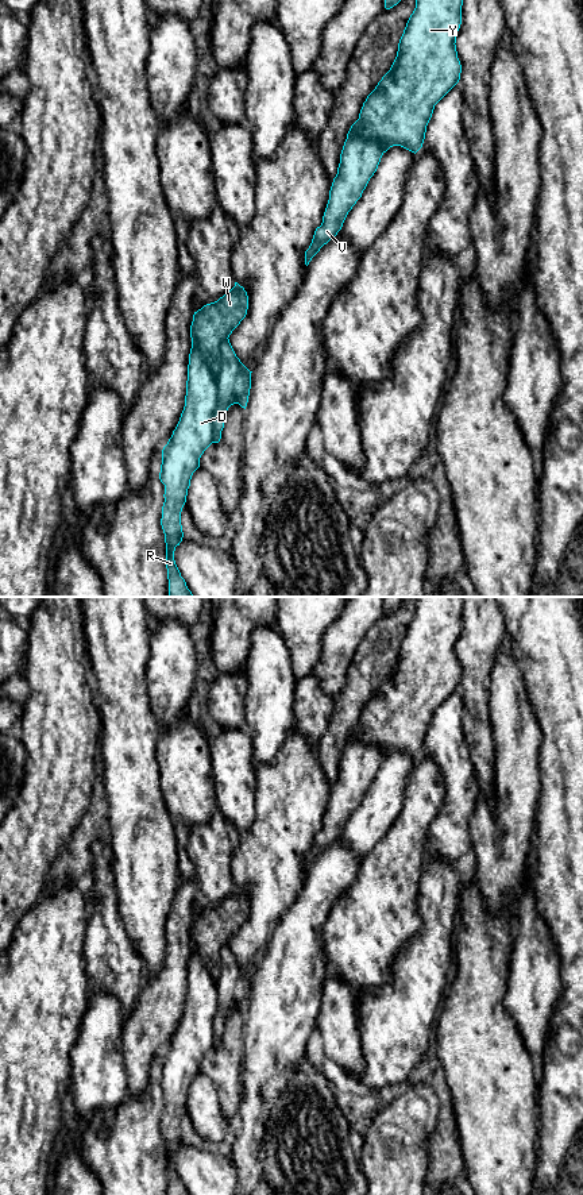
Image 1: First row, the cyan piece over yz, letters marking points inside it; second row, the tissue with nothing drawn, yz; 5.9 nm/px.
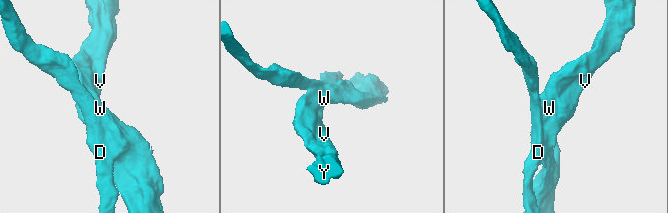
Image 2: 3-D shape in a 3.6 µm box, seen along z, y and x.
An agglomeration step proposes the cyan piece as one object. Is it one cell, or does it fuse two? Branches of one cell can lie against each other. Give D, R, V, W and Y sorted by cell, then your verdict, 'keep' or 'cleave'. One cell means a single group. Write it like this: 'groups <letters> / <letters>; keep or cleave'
groups D R / V W Y; cleave

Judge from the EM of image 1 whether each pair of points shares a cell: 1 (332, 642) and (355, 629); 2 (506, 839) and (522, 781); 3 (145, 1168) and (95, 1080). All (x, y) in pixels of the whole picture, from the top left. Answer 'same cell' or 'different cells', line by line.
1: same cell
2: same cell
3: different cells

